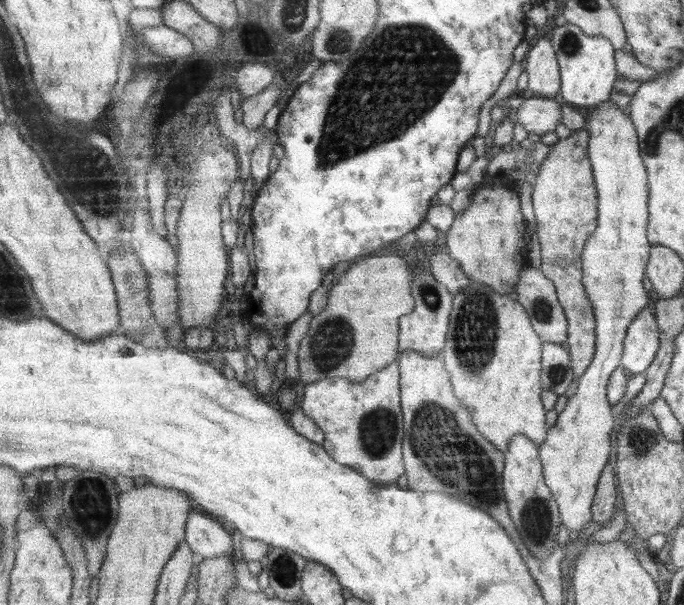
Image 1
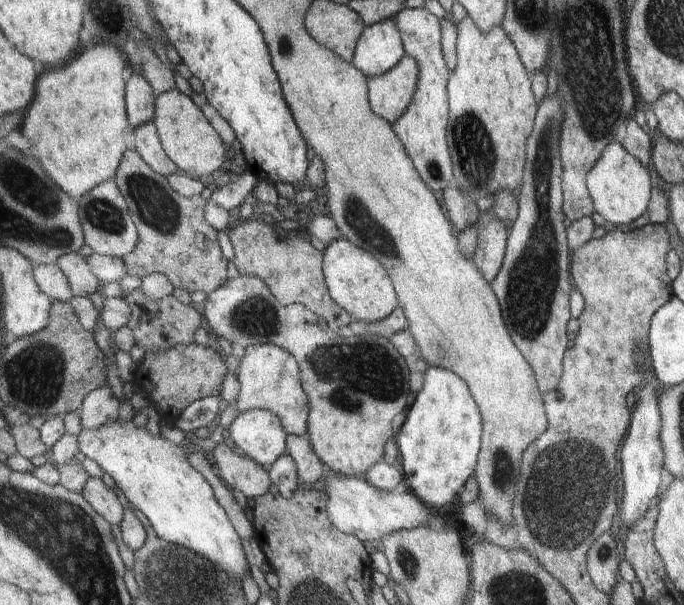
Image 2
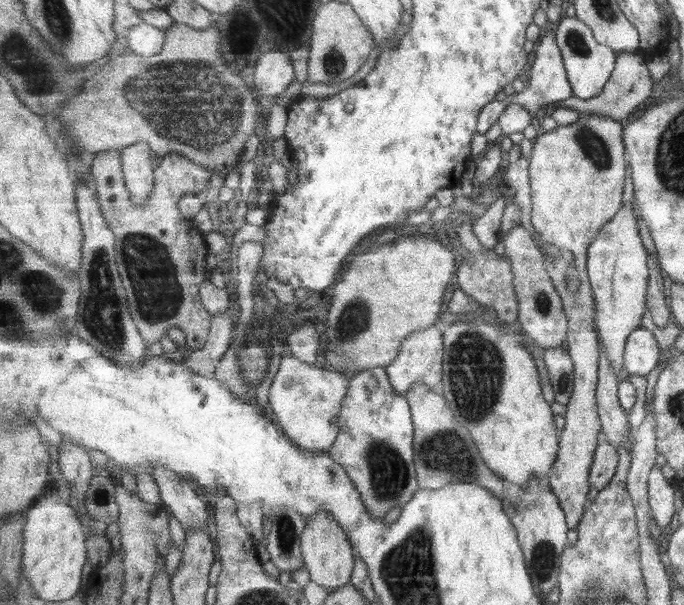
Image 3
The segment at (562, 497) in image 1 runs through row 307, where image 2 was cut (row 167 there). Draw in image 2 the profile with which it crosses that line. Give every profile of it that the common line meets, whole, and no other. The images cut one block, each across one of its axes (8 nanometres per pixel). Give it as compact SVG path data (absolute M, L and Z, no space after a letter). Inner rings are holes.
M616 141L605 148L602 157L588 174L588 189L596 203L596 212L615 227L631 224L649 210L653 188L649 170L634 154L629 154L622 143Z

